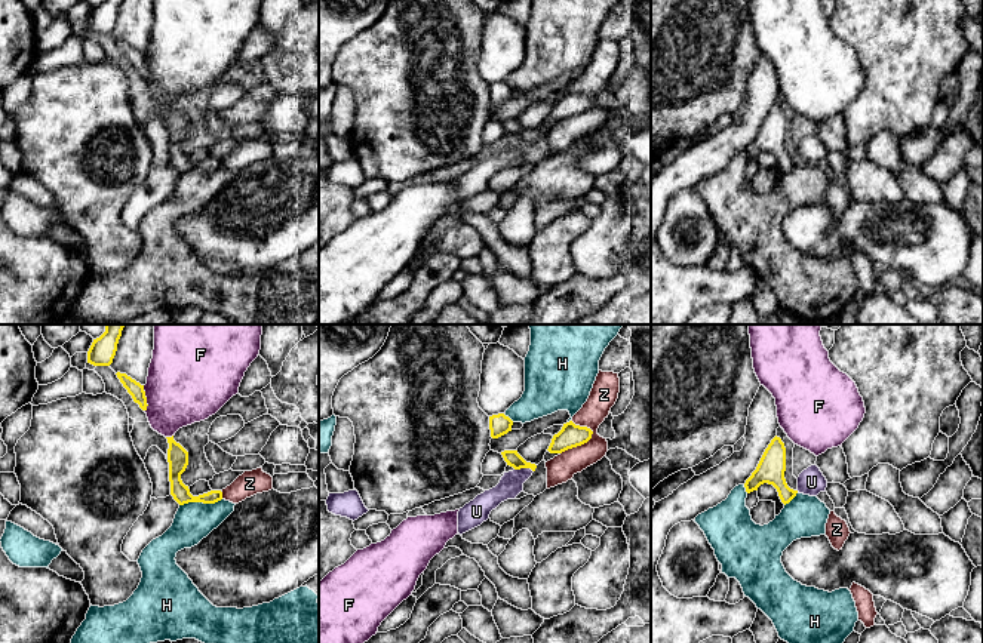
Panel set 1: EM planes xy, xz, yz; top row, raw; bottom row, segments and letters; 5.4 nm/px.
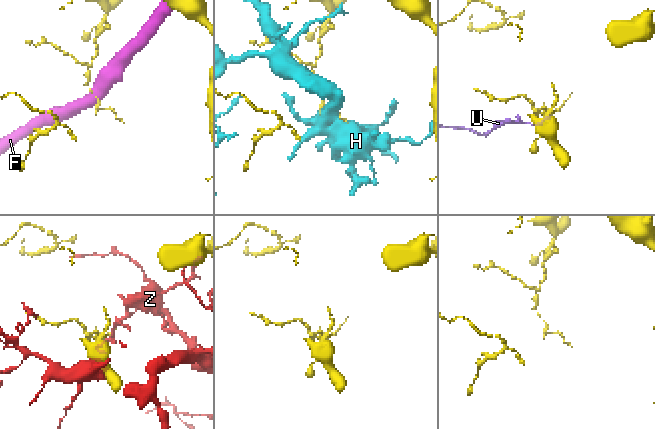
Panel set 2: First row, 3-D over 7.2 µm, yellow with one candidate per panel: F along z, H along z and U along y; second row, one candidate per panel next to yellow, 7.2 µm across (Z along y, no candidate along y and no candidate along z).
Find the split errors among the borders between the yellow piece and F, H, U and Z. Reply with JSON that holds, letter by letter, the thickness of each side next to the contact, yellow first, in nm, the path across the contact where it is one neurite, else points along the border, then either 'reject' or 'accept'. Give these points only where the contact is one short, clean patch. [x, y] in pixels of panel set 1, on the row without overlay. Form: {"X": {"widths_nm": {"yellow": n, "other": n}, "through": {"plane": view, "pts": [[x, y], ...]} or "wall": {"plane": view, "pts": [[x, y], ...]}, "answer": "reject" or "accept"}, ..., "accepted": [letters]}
{"F": {"widths_nm": {"yellow": 80, "other": 440}, "answer": "reject"}, "H": {"widths_nm": {"yellow": 110, "other": 200}, "answer": "reject"}, "U": {"widths_nm": {"yellow": 80, "other": 130}, "through": {"plane": "xz", "pts": [[510, 125], [524, 135], [510, 153]]}, "answer": "accept"}, "Z": {"widths_nm": {"yellow": 130, "other": 150}, "answer": "reject"}, "accepted": ["U"]}

